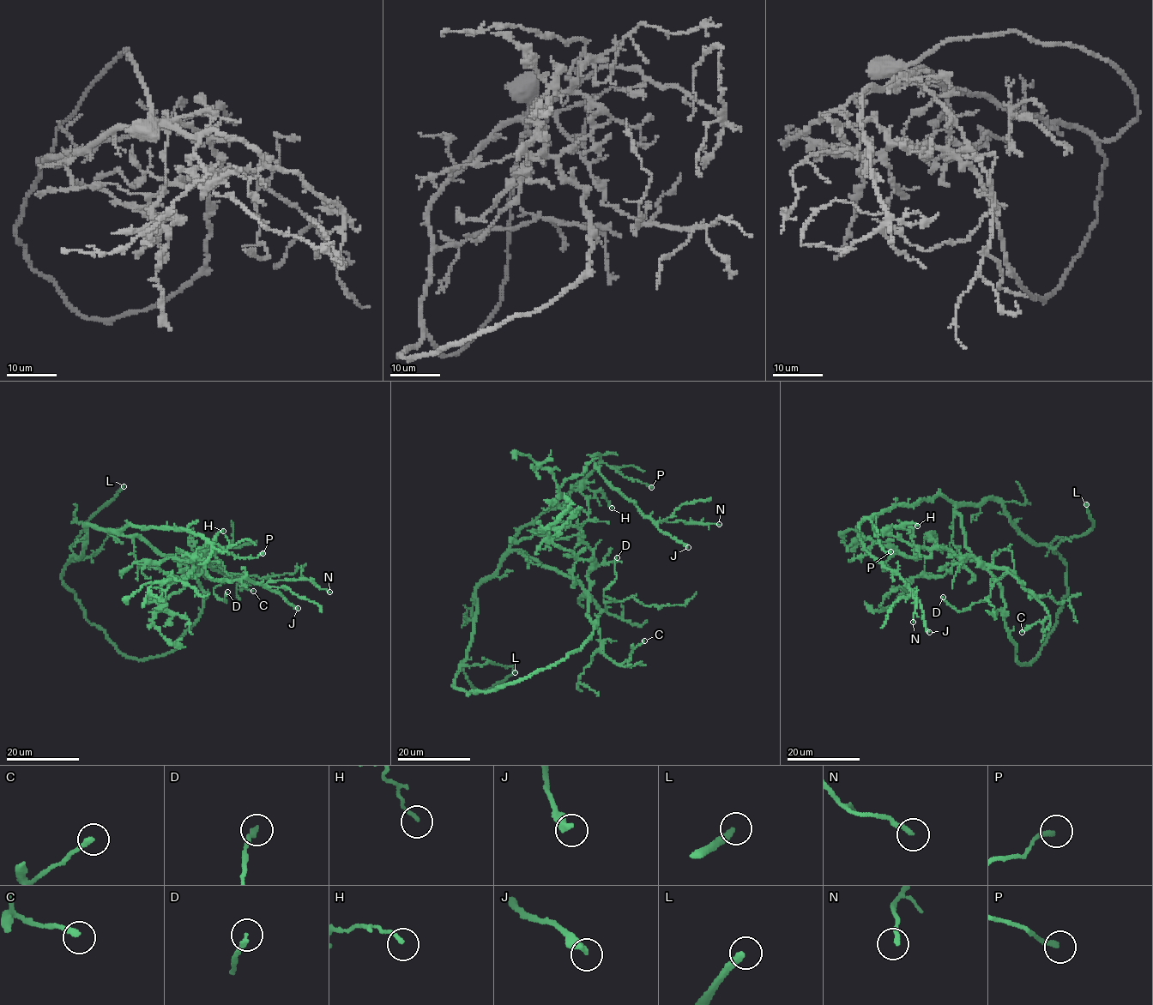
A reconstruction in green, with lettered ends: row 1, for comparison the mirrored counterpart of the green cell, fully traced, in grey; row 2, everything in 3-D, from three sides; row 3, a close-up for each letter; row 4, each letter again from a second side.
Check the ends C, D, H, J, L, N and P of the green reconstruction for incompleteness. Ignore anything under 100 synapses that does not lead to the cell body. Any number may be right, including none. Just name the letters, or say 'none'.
L

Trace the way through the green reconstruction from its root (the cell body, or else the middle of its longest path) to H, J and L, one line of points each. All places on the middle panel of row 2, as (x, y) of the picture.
H: (454, 685), (489, 692), (580, 648), (594, 626), (582, 484), (612, 508)
J: (454, 685), (473, 629), (475, 590), (521, 529), (558, 508), (594, 468), (596, 454), (613, 488), (688, 547)
L: (454, 685), (455, 677), (463, 661), (461, 667), (467, 680), (479, 692), (492, 688), (515, 672)

